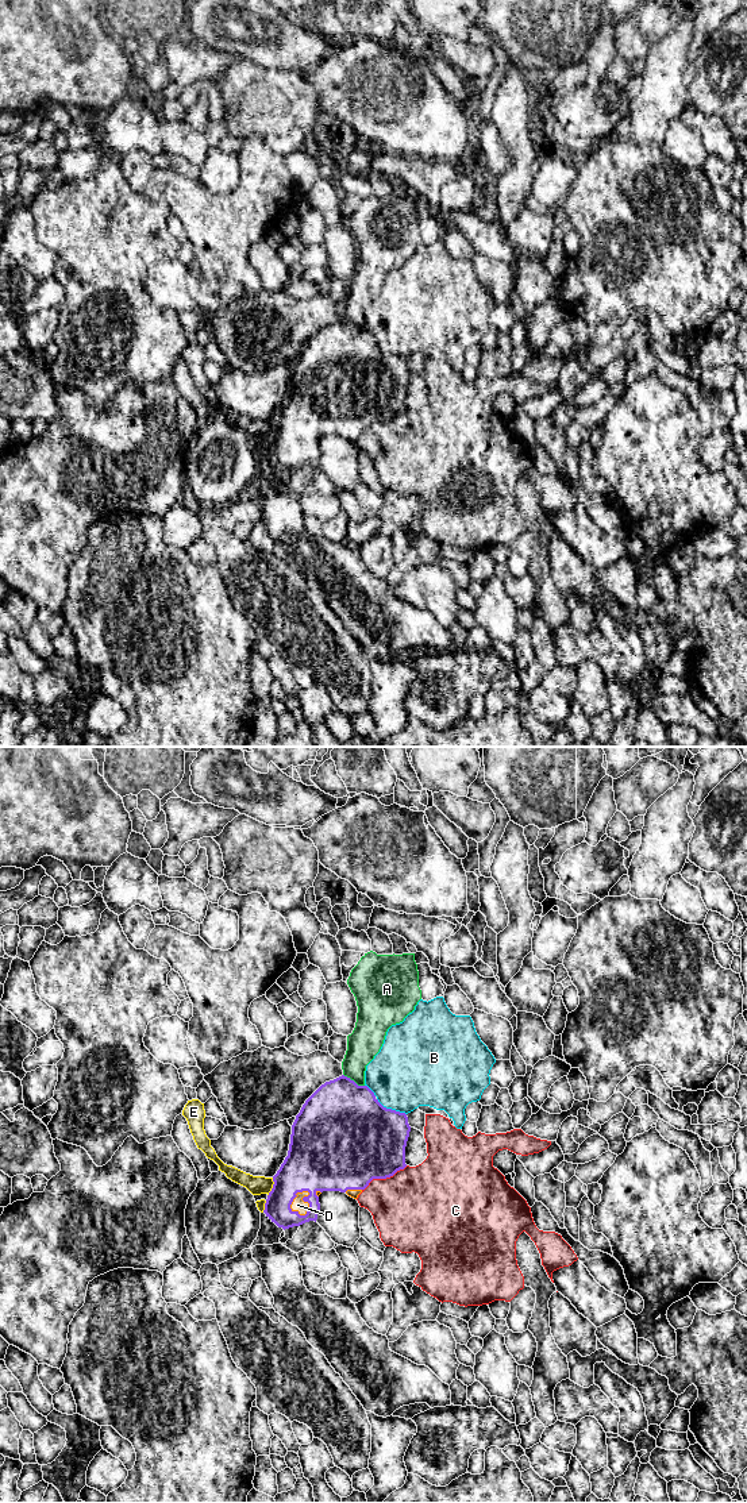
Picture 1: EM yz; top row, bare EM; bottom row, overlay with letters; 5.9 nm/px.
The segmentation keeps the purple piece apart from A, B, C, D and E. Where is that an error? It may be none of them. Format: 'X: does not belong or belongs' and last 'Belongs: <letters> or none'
A: does not belong
B: does not belong
C: does not belong
D: belongs
E: does not belong
Belongs: D

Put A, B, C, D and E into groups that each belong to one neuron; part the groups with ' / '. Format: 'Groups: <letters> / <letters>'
Groups: A / B / C / D / E

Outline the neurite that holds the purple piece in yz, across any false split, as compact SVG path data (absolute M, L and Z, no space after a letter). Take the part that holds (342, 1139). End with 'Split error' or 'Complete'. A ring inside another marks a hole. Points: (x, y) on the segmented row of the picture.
M344 1075L326 1082L296 1115L288 1156L273 1176L263 1213L284 1230L316 1222L323 1191L340 1191L357 1199L373 1179L404 1169L409 1132L407 1114L384 1107L367 1086L358 1086Z. Split error

